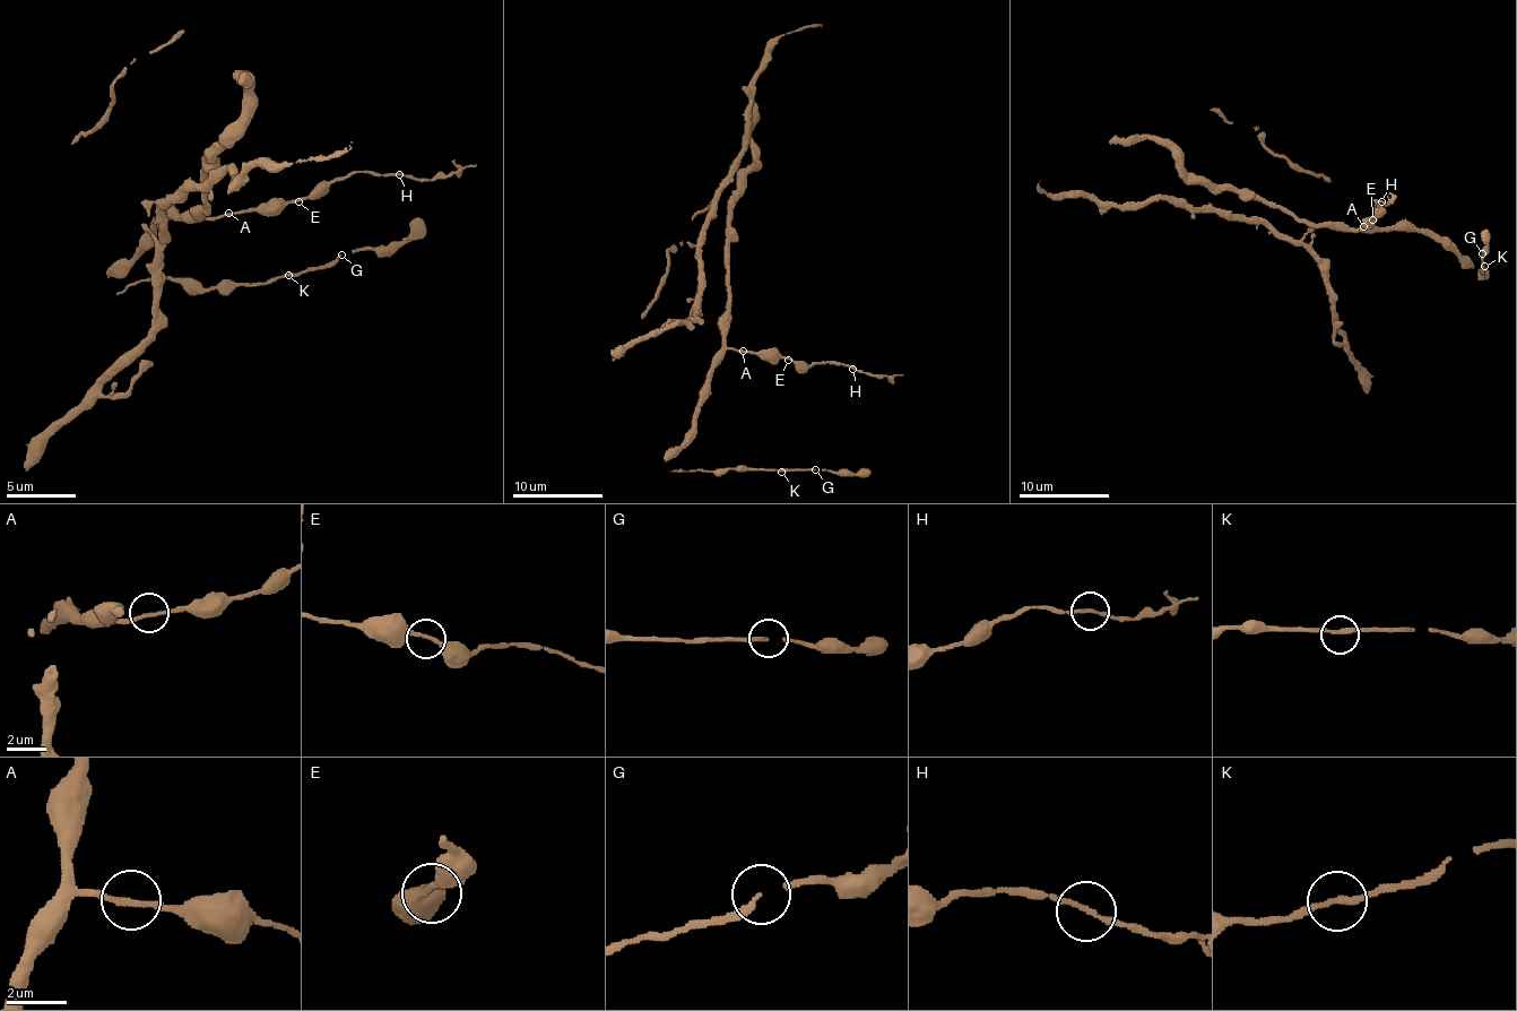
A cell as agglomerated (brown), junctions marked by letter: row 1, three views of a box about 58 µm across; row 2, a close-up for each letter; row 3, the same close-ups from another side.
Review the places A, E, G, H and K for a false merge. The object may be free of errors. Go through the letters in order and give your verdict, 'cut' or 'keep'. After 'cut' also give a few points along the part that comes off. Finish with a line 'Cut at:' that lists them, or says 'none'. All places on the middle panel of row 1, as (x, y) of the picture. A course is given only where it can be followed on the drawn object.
A: keep
E: keep
G: keep
H: keep
K: keep
Cut at: none

